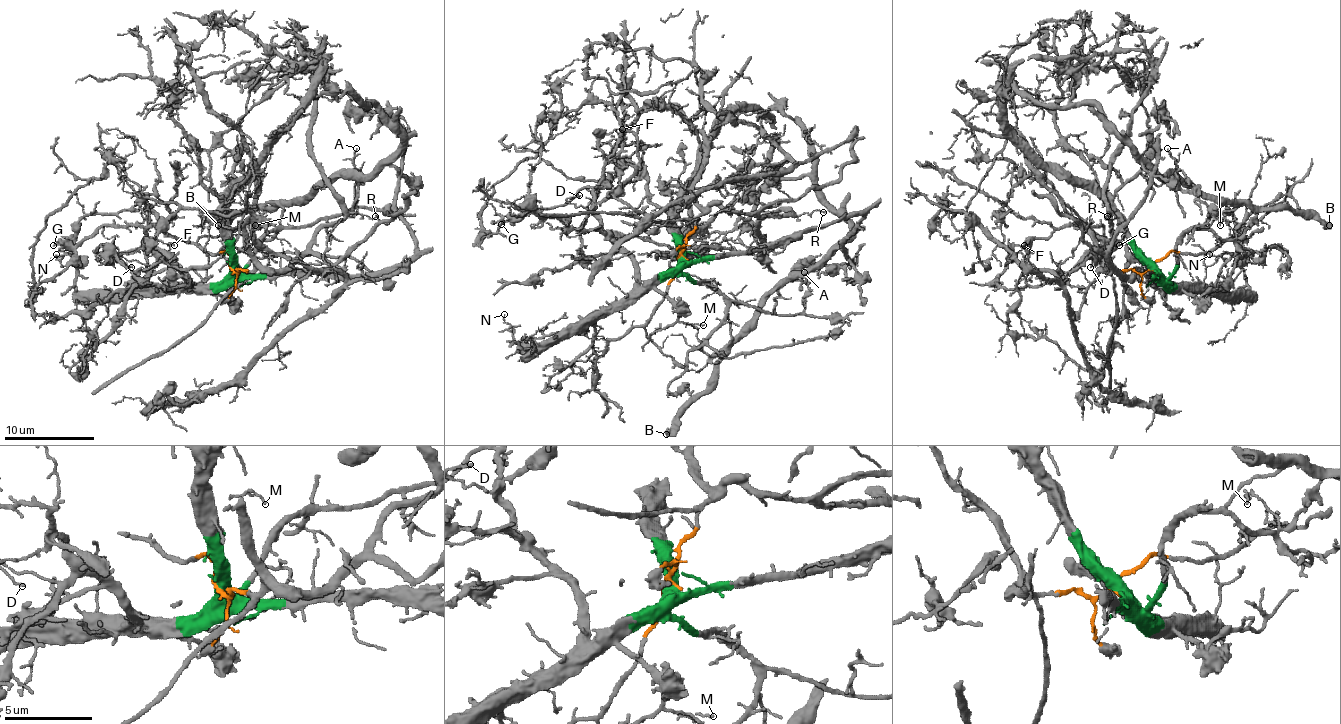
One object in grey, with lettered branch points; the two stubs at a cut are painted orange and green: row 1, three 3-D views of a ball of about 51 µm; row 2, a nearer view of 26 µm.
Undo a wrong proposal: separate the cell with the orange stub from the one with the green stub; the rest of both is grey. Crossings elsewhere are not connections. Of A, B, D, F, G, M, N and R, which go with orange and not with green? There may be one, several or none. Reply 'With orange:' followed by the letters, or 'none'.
With orange: R

